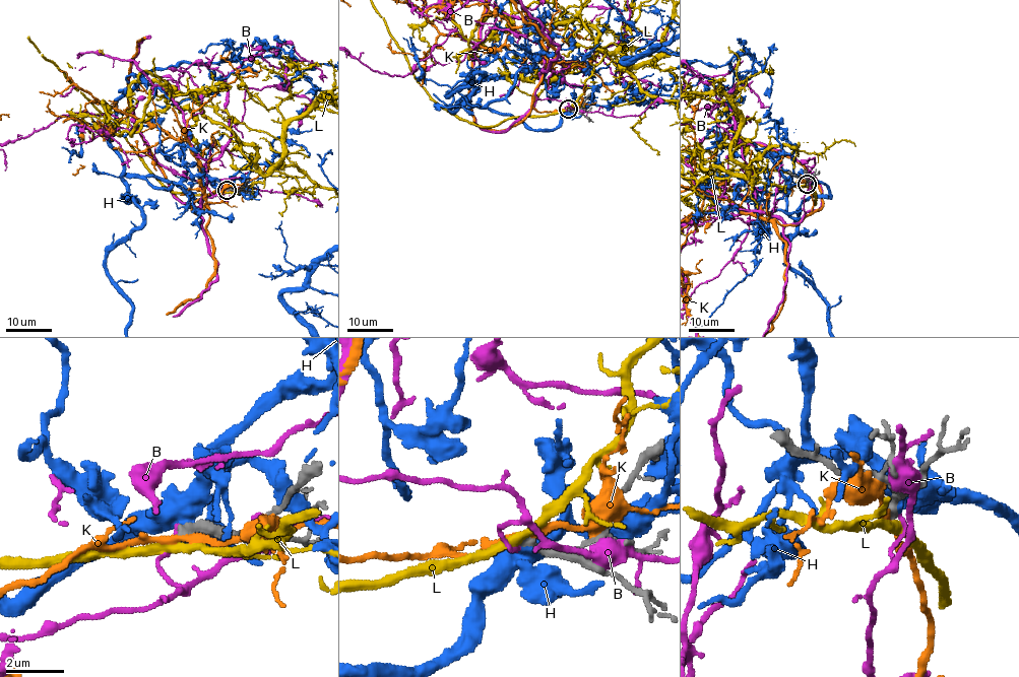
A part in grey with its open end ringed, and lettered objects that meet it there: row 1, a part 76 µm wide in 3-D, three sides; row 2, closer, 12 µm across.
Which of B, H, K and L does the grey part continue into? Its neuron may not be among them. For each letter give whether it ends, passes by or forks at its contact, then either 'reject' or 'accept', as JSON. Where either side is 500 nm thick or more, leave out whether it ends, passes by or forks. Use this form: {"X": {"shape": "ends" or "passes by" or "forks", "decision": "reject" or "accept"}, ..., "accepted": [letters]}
{"B": {"shape": "ends", "decision": "reject"}, "H": {"decision": "reject"}, "K": {"shape": "passes by", "decision": "reject"}, "L": {"shape": "passes by", "decision": "reject"}, "accepted": []}

